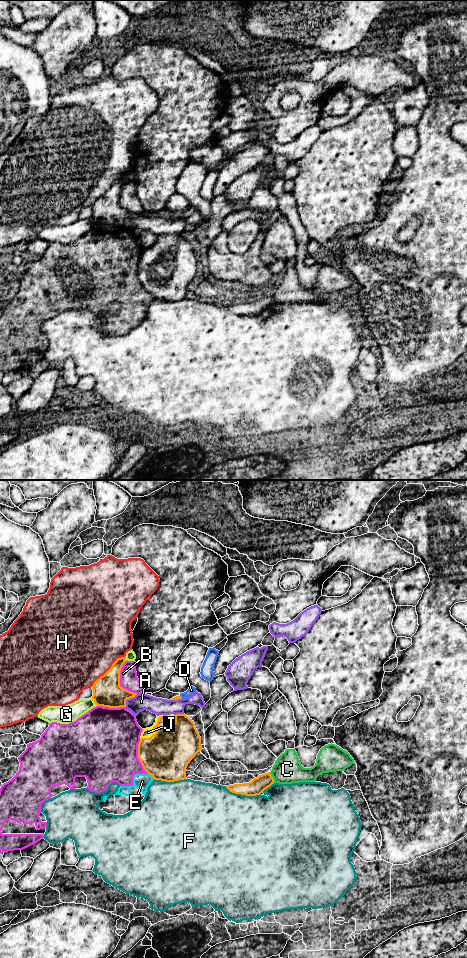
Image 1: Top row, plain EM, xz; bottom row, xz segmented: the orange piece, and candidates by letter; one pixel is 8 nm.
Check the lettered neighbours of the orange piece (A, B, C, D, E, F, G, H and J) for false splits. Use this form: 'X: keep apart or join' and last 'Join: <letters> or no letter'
A: keep apart
B: keep apart
C: keep apart
D: join
E: keep apart
F: keep apart
G: keep apart
H: keep apart
J: join
Join: D, J

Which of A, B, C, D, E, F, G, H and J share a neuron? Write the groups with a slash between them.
A / B E / C / D J / F / G / H

